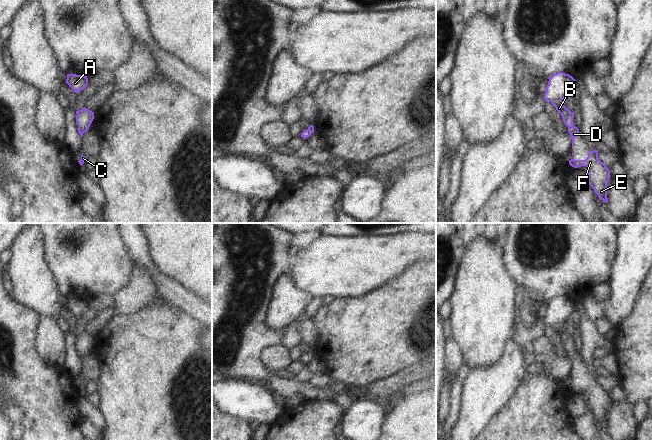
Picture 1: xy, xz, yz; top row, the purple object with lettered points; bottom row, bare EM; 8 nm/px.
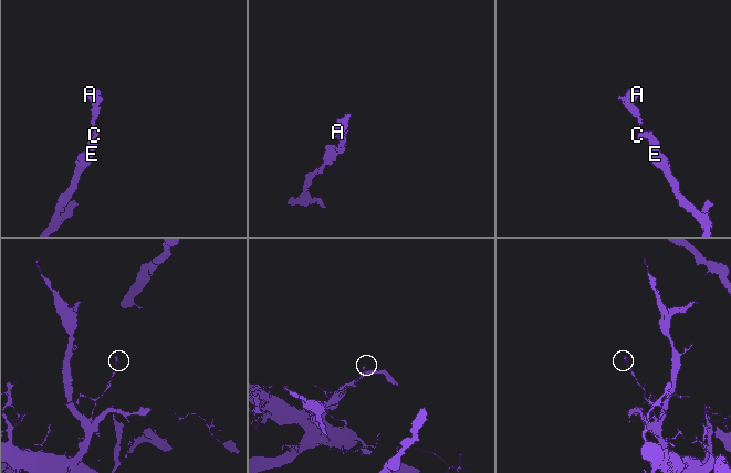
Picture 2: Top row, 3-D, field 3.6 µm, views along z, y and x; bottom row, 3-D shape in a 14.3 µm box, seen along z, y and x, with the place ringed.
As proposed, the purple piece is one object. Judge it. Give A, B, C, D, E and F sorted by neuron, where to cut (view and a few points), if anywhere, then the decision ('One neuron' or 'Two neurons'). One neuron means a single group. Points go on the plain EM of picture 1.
Groups: A B C D E F. No split. One neuron

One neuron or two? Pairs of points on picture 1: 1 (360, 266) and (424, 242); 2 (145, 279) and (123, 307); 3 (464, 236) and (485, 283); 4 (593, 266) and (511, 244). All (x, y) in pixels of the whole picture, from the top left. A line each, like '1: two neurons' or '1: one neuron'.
1: one neuron
2: one neuron
3: two neurons
4: one neuron

